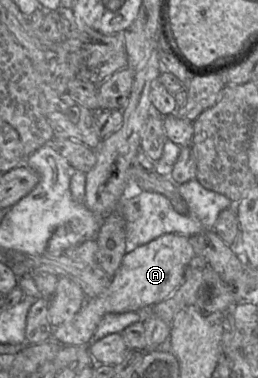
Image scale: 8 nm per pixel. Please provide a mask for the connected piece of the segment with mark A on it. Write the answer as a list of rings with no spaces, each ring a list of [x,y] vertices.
[[[175,233],[164,234],[147,244],[129,248],[108,288],[99,296],[85,301],[69,322],[52,327],[52,339],[66,345],[88,345],[106,314],[148,310],[170,297],[183,283],[193,257],[190,238]]]

